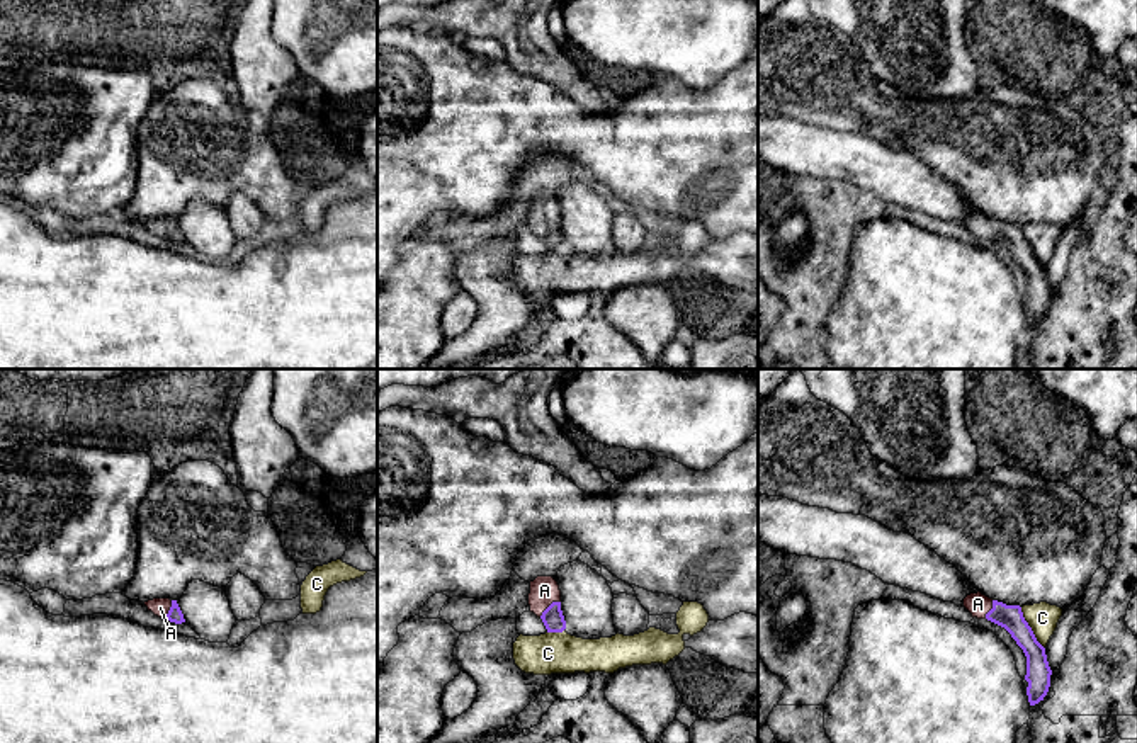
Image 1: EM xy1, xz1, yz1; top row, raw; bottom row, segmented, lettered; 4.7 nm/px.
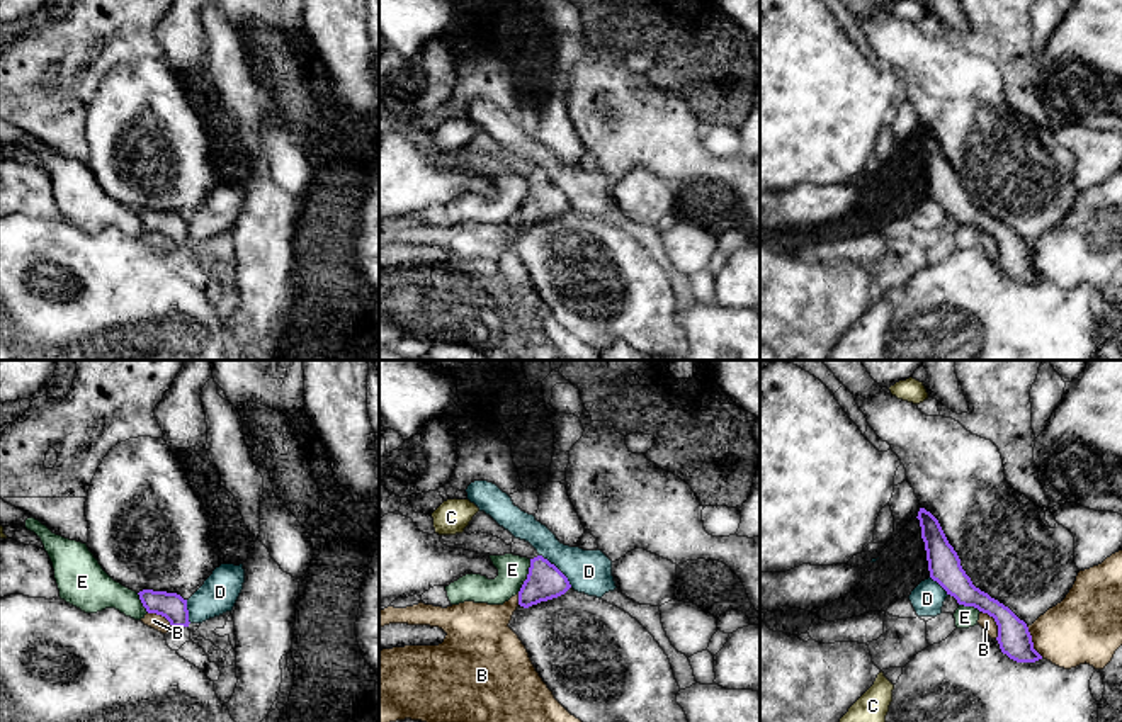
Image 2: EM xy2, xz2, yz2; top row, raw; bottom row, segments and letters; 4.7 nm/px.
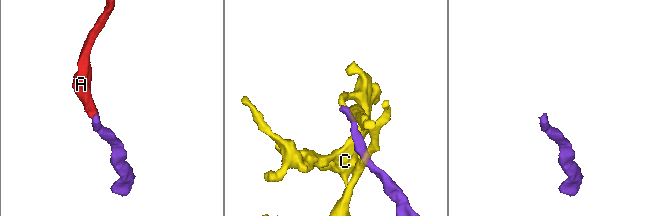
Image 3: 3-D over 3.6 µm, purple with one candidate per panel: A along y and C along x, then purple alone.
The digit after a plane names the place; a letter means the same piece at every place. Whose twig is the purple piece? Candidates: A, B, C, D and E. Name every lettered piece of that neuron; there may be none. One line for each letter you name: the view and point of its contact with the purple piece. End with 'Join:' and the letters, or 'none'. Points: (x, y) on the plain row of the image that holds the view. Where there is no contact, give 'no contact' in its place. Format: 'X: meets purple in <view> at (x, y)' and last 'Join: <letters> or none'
A: meets purple in xz1 at (549, 225)
Join: A

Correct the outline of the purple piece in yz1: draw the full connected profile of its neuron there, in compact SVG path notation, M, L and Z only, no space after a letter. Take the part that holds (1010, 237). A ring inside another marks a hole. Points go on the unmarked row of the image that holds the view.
M981 211L964 218L964 226L977 238L987 238L1004 247L1027 275L1028 301L1027 315L1030 325L1038 323L1049 311L1052 289L1047 281L1045 267L1037 260L1032 247L1023 236L1020 224L1006 224L993 219Z

